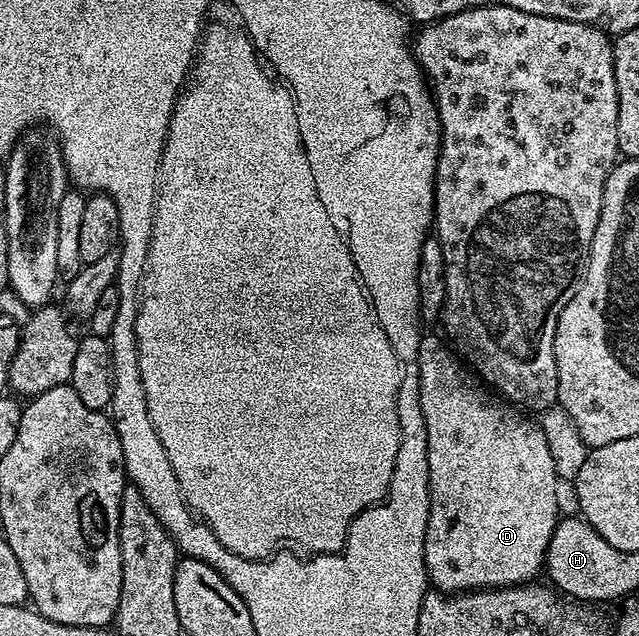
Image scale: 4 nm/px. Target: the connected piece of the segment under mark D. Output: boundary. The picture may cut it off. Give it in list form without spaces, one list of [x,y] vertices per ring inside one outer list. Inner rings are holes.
[[[426,333],[422,337],[416,360],[419,364],[419,404],[423,408],[423,416],[427,424],[427,464],[429,465],[429,515],[425,537],[425,572],[429,576],[430,583],[438,591],[448,595],[474,590],[491,590],[499,586],[524,586],[532,583],[537,573],[539,575],[542,573],[545,553],[549,547],[553,529],[559,521],[559,513],[557,514],[559,479],[555,472],[555,460],[551,460],[551,448],[547,448],[547,436],[543,436],[540,425],[534,419],[532,422],[529,419],[532,417],[528,413],[522,412],[516,405],[506,404],[499,400],[496,393],[486,389],[475,377],[474,371],[450,349],[446,339],[440,333],[438,334]]]

